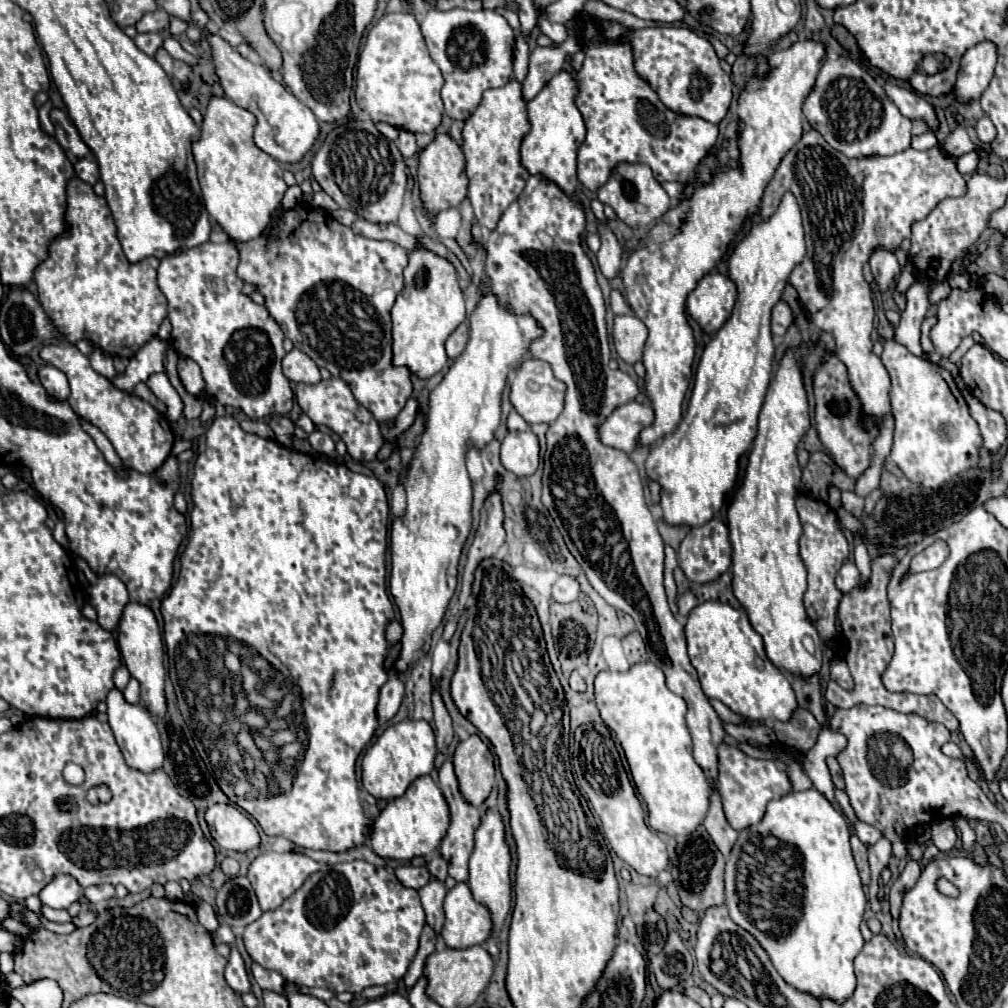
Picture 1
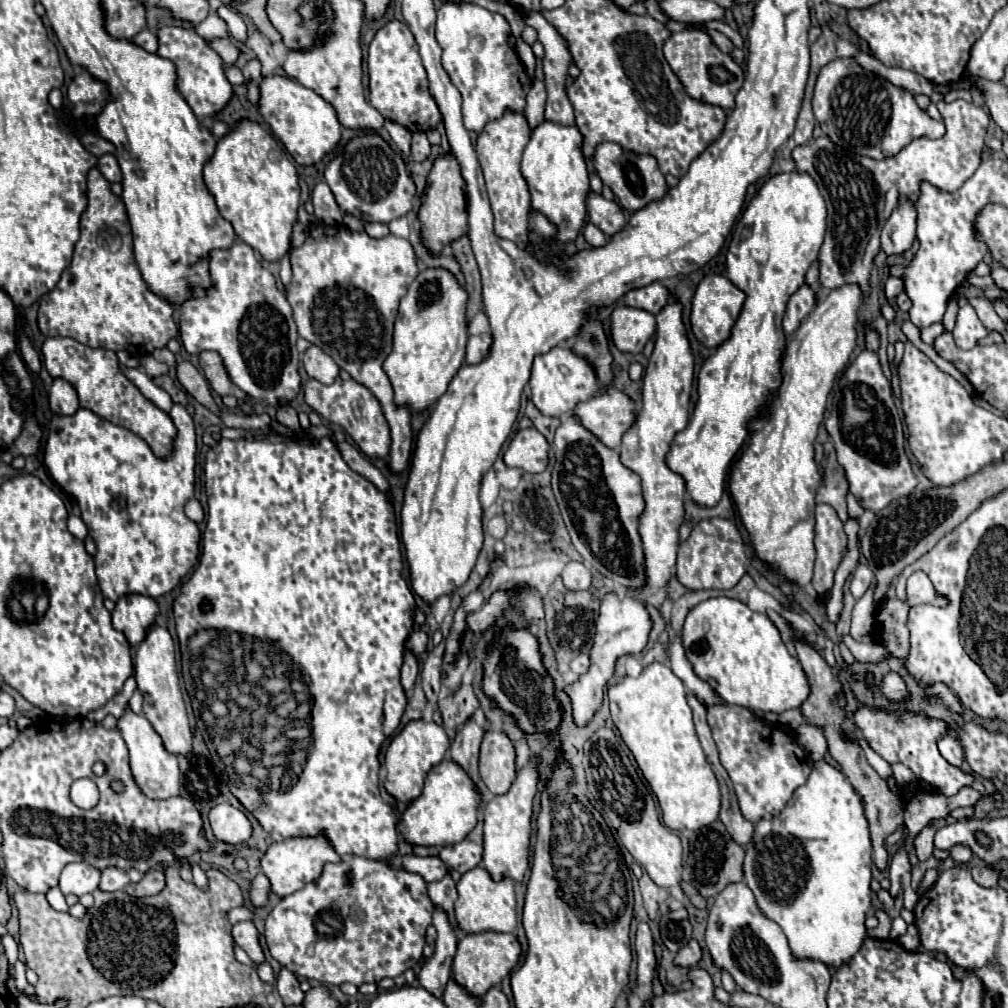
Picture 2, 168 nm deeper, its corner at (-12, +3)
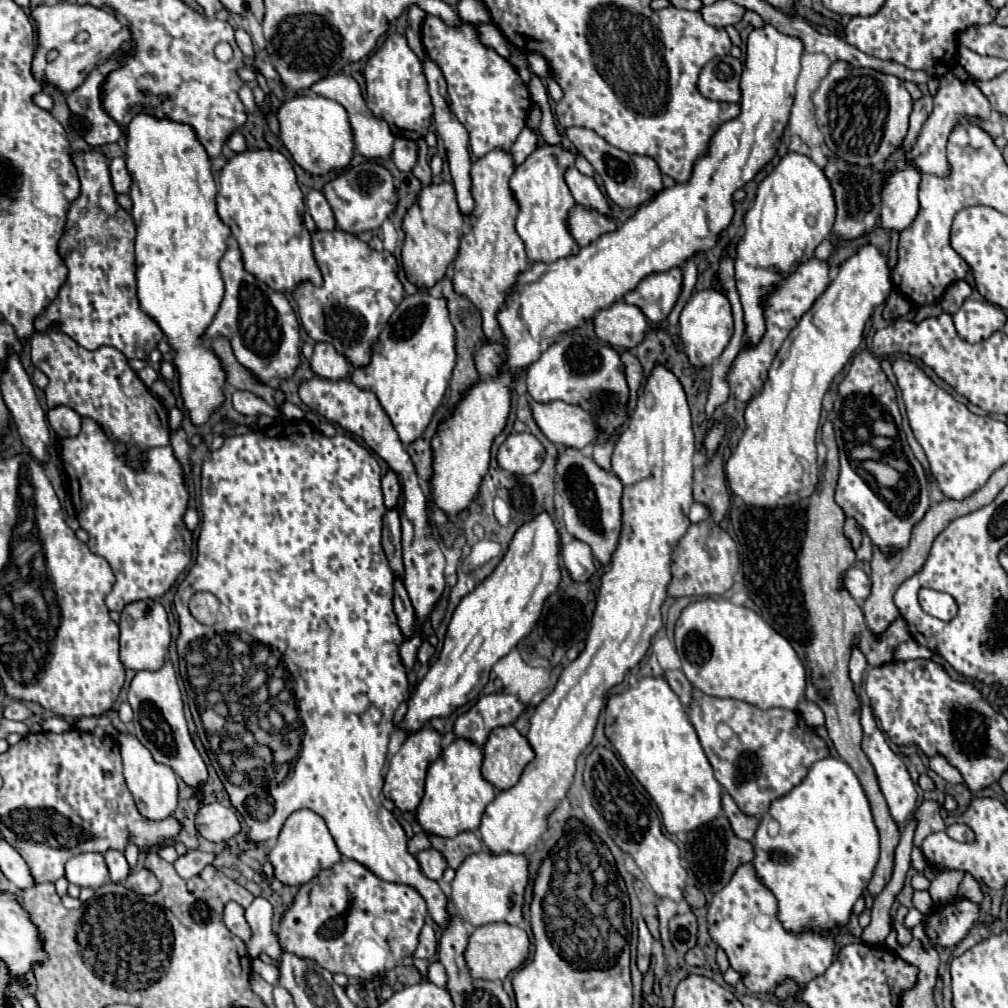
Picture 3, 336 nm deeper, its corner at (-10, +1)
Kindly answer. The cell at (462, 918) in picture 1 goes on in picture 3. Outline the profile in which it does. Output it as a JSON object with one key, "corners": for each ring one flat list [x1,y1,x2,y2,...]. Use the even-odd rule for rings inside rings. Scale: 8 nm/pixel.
{"corners":[[482,851,464,859,452,881,452,895,450,895,458,909,458,915,472,927,498,921,518,925,522,921,524,889,528,885,526,865,528,865,526,855,512,855,512,853,492,855,490,851]]}

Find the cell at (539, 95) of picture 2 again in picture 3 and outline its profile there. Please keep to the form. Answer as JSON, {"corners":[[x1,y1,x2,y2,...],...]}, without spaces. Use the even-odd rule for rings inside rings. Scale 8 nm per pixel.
{"corners":[[524,127,524,131,520,133,520,139,516,139,516,143,512,145,512,155,516,165,520,165,534,151,538,141,540,141,538,131,534,131,532,127]]}

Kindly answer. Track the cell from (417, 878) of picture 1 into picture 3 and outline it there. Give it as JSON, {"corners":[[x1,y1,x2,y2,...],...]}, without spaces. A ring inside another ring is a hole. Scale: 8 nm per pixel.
{"corners":[[426,849,426,851,420,851,416,853,416,859,420,863,420,869,422,873,432,879,432,881,440,881,444,871,446,871,446,863,444,863,444,857,436,851,436,849]]}

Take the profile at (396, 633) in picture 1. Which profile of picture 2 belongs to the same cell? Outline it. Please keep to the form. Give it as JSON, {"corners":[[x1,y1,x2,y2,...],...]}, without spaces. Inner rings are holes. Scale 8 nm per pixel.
{"corners":[[422,629,414,631,414,633,410,635,410,639,408,639,408,647,414,649,416,655,422,655,422,653,426,651,426,645,428,645,428,635,426,635]]}

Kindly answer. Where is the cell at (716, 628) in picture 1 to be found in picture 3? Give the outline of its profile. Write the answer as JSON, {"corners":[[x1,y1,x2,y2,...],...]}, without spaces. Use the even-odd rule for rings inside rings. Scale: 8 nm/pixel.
{"corners":[[702,599,690,603,680,619,676,621,676,649,682,661,682,671,686,673,688,681,698,687,700,691,712,697,732,697,746,701,760,709,796,709,798,701,804,695,806,687,806,671,796,655,794,647,776,631,772,629,758,613,746,607,736,607,726,599]]}

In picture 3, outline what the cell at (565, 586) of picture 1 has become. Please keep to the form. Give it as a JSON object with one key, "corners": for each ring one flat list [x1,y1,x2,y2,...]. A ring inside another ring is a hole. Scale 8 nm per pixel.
{"corners":[[576,539,562,549,562,565,576,583,586,583,596,571,590,547]]}

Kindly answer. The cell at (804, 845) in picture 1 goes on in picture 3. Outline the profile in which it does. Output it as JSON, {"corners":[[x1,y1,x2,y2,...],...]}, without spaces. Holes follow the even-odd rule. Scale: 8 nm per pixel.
{"corners":[[826,757,826,759,816,761,810,767,806,779,800,785,796,785,784,797,776,799,772,803,770,811,761,819,756,830,756,837,754,837,754,861,752,861,754,871,756,871,758,879,764,883,764,887,770,889,774,893,774,897,778,899,778,919,780,919,780,923,784,925,786,931,790,931,794,935,800,935,804,931,816,931,818,935,826,935,830,931,838,931,838,929,846,927,850,923,852,907,854,907,856,899,862,895,864,887,868,885,868,881,872,877,876,861,878,861,878,829,874,825,874,819,872,819,872,813,870,813,870,805,868,805,868,799,864,795,864,789,860,785,858,777,854,775,854,771,850,769,850,765,846,765,842,759,834,759,834,757]]}

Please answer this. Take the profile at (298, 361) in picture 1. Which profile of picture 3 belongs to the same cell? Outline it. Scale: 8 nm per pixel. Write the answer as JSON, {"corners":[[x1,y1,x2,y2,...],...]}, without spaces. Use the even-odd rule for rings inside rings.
{"corners":[[316,343,314,353,310,357,310,369,314,375,336,381,336,379,346,379,350,373,350,363,336,353,336,349,328,343]]}

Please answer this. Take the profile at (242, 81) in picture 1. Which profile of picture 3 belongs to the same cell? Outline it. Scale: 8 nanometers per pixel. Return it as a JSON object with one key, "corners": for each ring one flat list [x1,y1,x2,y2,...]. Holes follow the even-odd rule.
{"corners":[[316,93,294,95,278,107,276,117,280,121,280,139,284,147,290,151,294,163,298,163,304,171,312,175,326,175,332,169,348,167,354,141,346,109,340,103]]}

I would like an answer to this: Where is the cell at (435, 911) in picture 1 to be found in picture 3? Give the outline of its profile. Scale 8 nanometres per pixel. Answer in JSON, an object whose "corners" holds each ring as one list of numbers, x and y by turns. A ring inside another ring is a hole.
{"corners":[[434,961,434,963,428,965,428,981,436,983,438,987,446,985,446,971,444,971,444,967,438,961]]}

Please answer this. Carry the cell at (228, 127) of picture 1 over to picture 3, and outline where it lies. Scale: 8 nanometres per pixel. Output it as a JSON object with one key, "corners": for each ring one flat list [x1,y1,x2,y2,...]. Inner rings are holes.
{"corners":[[246,149,226,161,218,183,218,215,238,241,244,267,276,291,292,291,300,281,320,285,322,277,312,257,310,233,302,221,304,195,290,161,274,149]]}

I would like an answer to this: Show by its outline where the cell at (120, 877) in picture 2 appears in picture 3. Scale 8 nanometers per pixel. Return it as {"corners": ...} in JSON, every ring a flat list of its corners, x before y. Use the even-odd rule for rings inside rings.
{"corners":[[106,851,104,859,110,871,110,883,120,883,130,875,130,867,120,851]]}

